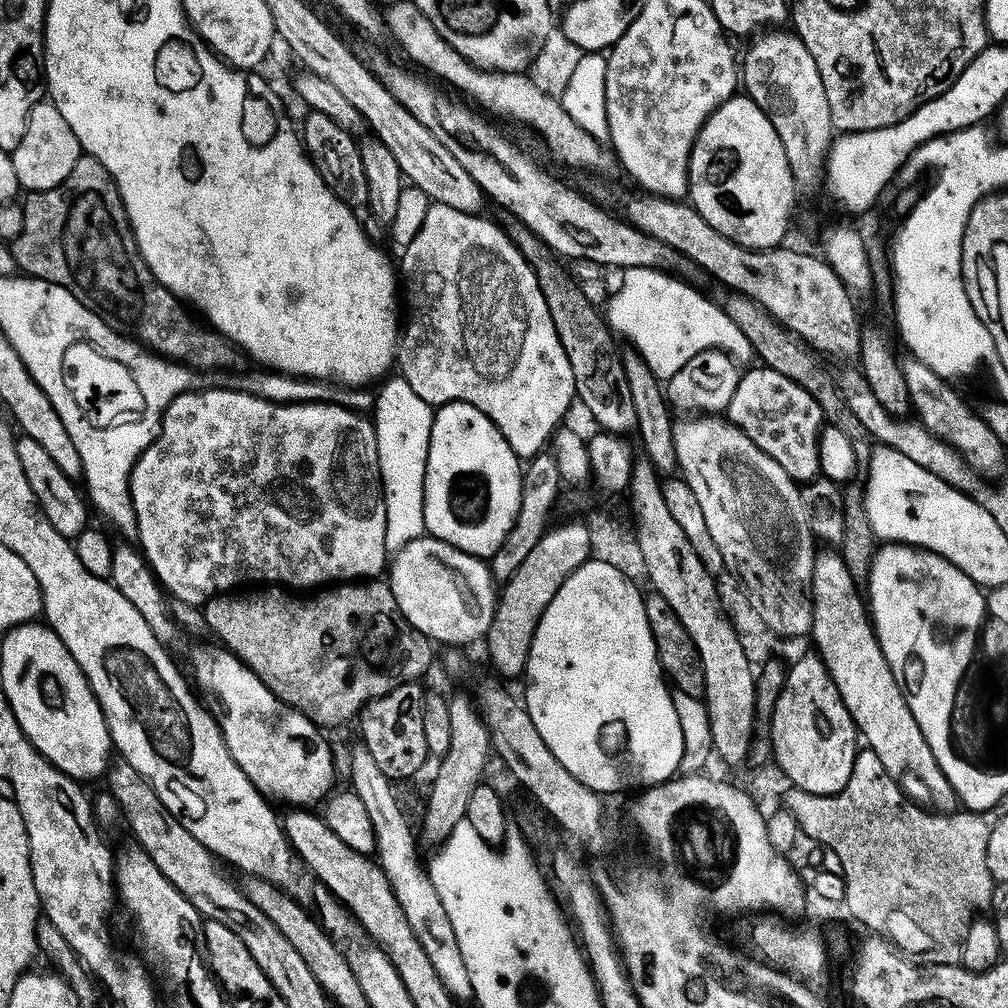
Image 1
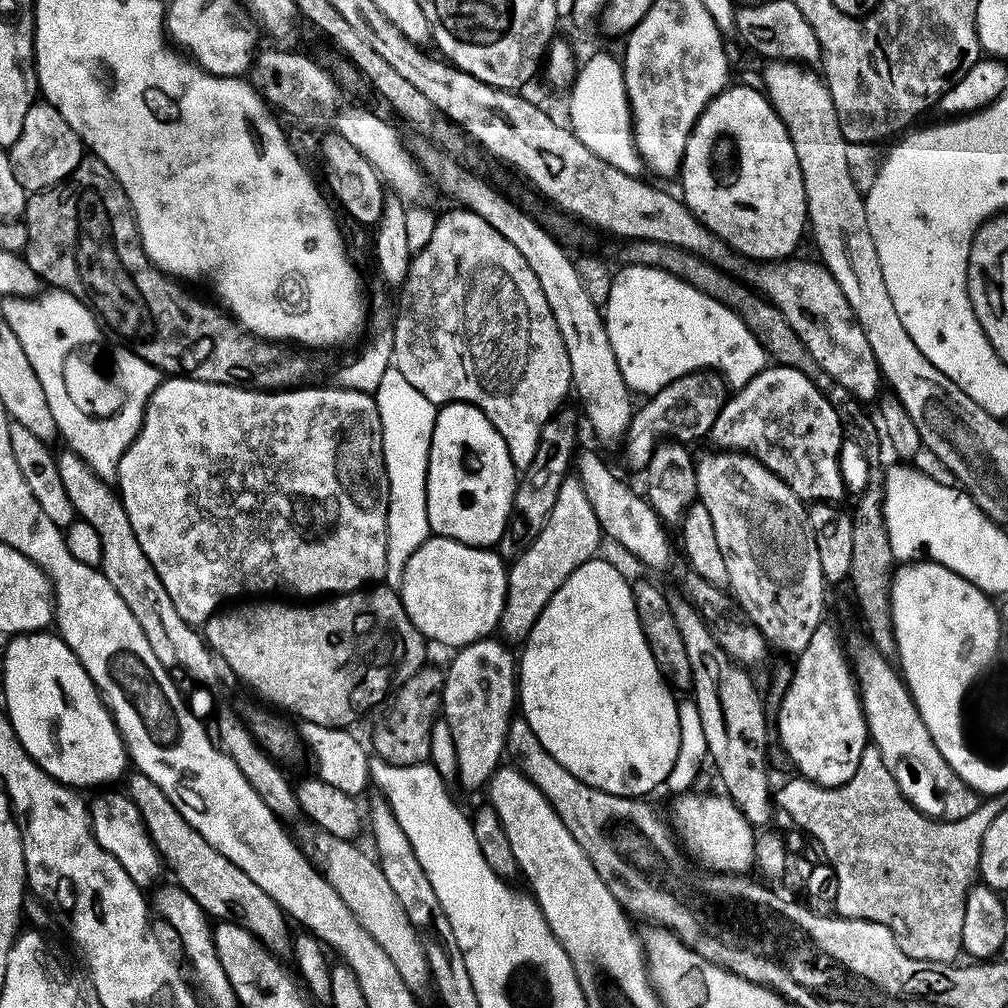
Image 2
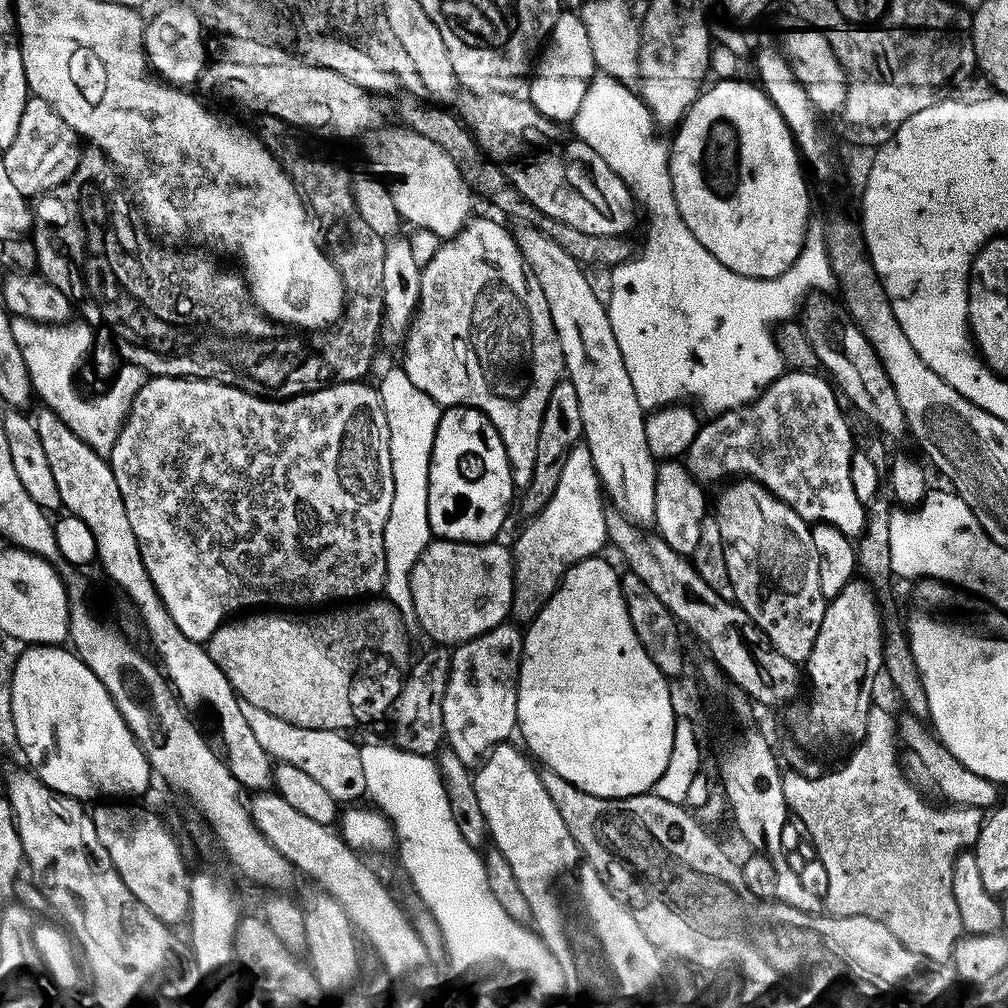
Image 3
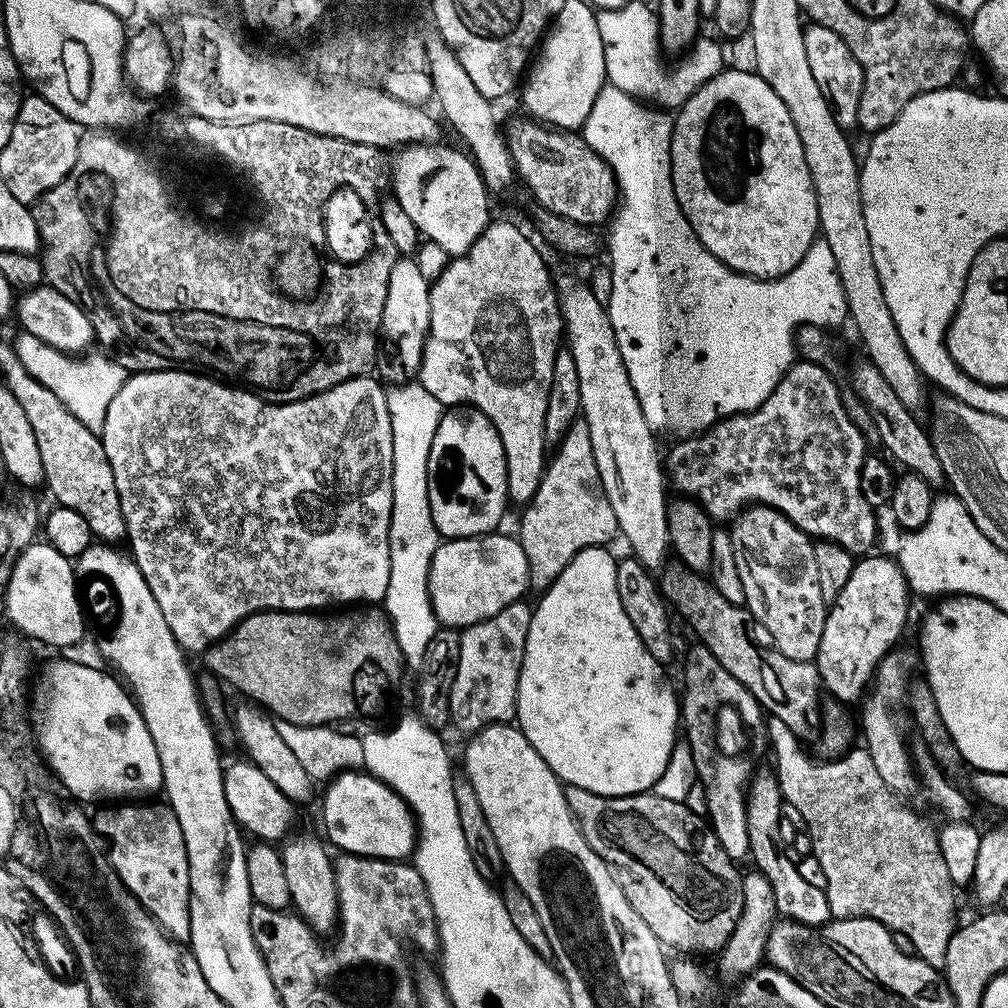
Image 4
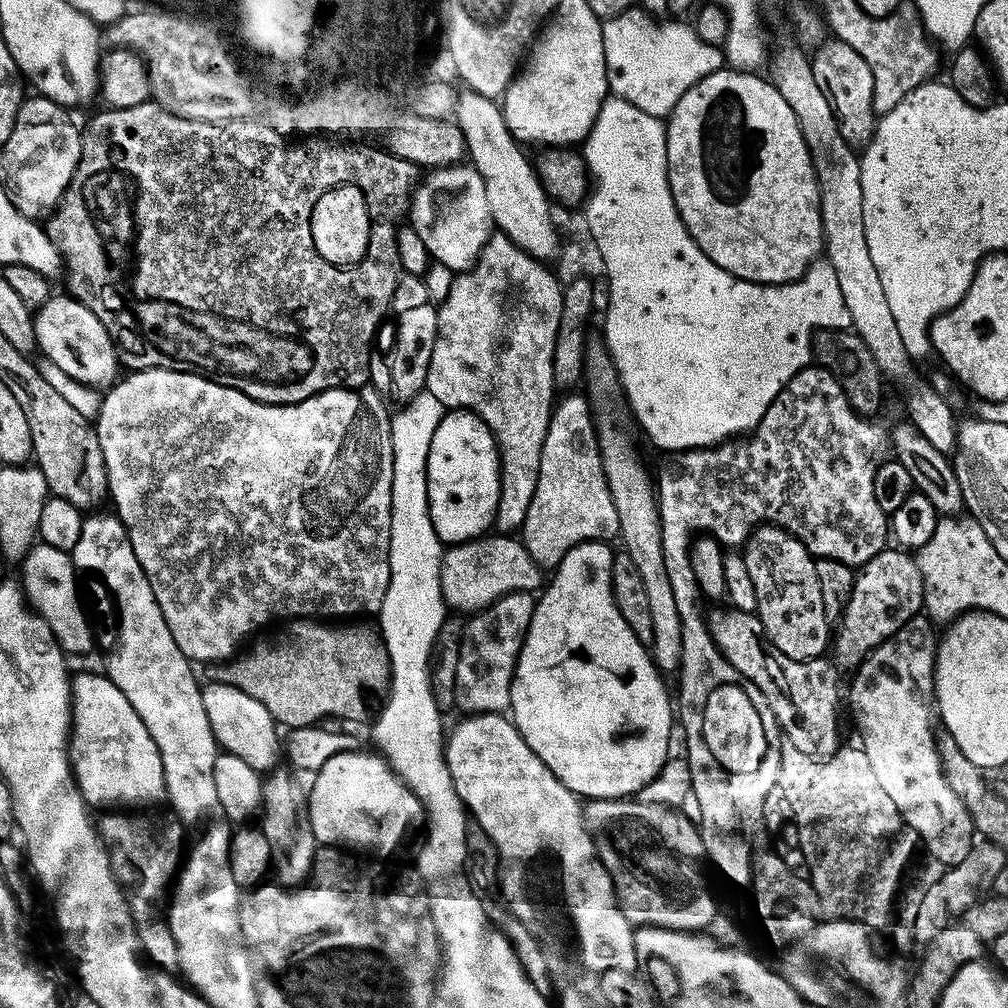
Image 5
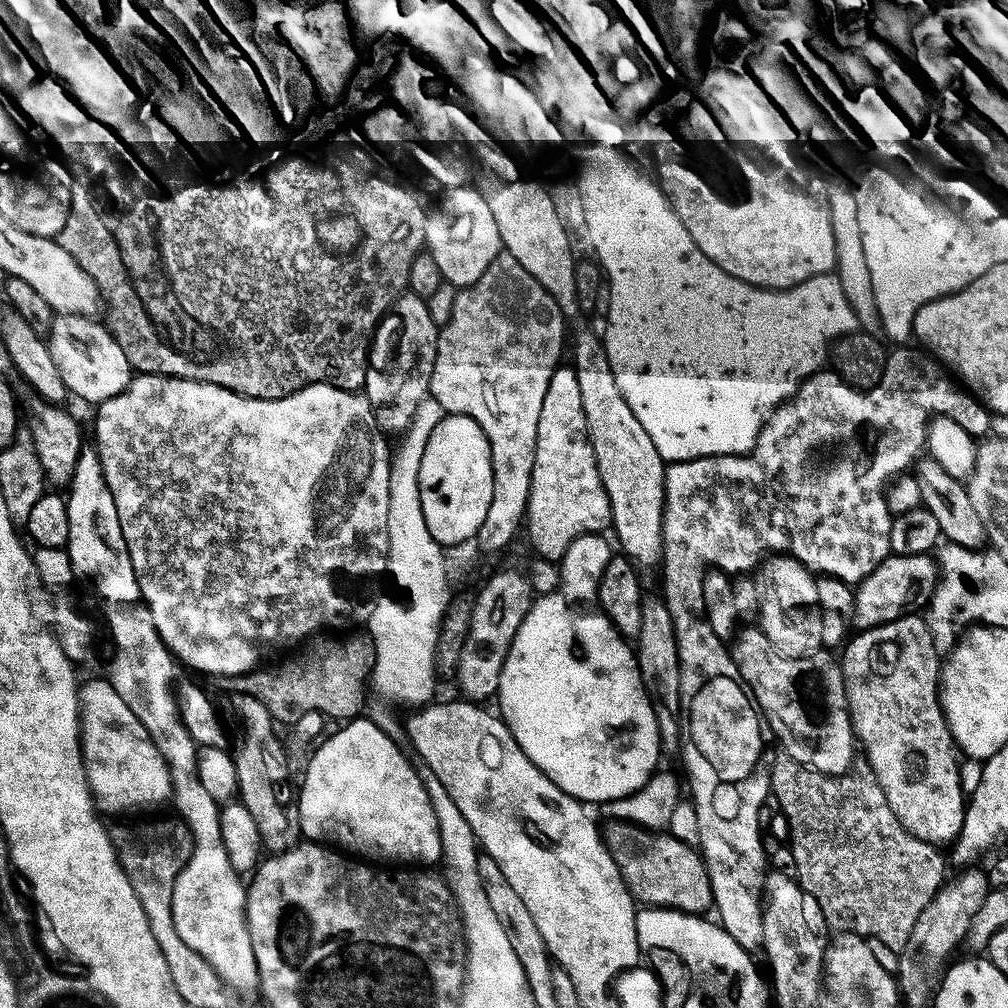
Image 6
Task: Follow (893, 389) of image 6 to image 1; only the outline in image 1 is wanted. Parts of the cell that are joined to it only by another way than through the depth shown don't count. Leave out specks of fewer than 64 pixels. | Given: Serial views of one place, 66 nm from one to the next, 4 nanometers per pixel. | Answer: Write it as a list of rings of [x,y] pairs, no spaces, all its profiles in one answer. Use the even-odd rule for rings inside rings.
[[[755,367],[749,372],[747,369],[741,375],[738,390],[734,390],[734,398],[730,398],[730,406],[726,413],[727,419],[744,431],[760,450],[770,454],[770,458],[774,458],[774,462],[778,462],[778,466],[786,470],[790,479],[797,482],[817,479],[821,475],[820,429],[826,424],[822,406],[818,406],[818,402],[814,402],[814,398],[810,398],[810,394],[798,382],[786,378],[786,374],[778,374],[778,370],[773,368]]]

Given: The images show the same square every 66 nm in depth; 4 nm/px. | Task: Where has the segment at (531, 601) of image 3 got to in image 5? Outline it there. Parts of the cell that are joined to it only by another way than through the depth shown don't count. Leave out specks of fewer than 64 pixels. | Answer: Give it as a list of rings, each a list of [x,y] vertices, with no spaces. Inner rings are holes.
[[[576,394],[555,401],[540,451],[538,486],[530,506],[522,512],[522,543],[530,558],[544,570],[555,570],[574,546],[587,540],[611,541],[611,536],[615,537],[620,530],[618,510],[604,477],[598,424],[588,413],[589,397],[572,395]]]

